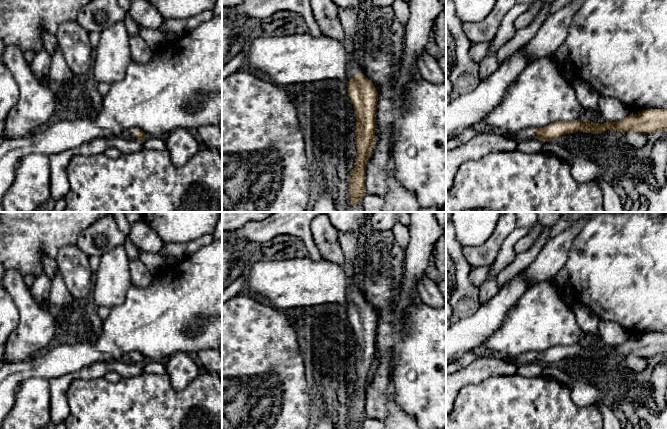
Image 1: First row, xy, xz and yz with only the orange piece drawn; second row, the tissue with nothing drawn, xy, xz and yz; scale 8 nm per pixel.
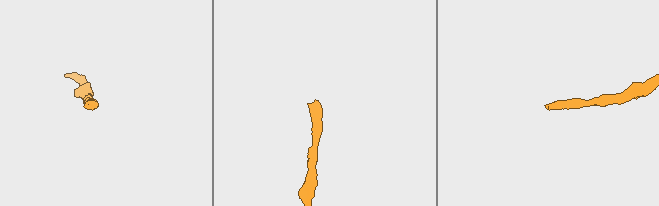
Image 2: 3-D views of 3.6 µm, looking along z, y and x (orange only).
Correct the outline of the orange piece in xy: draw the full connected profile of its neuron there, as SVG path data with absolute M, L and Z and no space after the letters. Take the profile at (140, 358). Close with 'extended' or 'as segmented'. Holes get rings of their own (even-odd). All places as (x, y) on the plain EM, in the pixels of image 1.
M132 353L123 355L122 360L126 362L136 361L138 363L144 364L147 359L140 353Z | extended

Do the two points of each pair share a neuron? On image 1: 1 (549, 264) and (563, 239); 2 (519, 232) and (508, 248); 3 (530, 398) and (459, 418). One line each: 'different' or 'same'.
1: same
2: same
3: same

